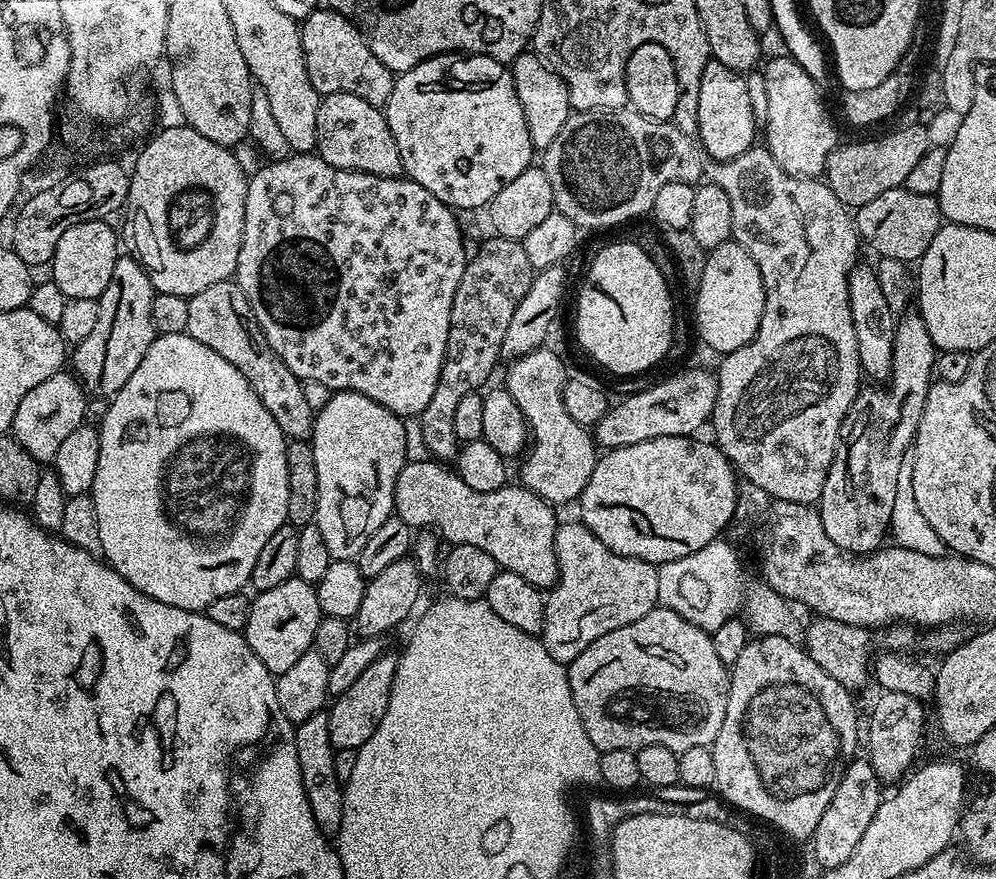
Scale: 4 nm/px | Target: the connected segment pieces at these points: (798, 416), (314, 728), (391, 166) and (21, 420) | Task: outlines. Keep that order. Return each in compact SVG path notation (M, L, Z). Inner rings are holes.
M753 146L738 154L736 160L721 160L707 165L707 179L714 186L722 186L726 195L730 197L730 210L734 217L732 223L732 239L736 240L758 262L758 270L762 274L764 283L764 313L762 322L750 342L738 350L727 353L720 364L720 372L715 373L718 386L718 398L714 402L710 428L716 431L714 443L724 452L726 459L747 483L766 490L766 494L773 501L789 504L815 505L822 494L822 486L826 482L826 474L834 462L836 447L840 444L840 426L844 423L846 414L854 402L856 393L862 387L862 373L858 358L858 338L854 338L854 318L850 318L850 294L848 293L848 275L858 263L856 251L862 248L862 241L856 234L854 216L846 205L830 190L830 186L823 179L806 180L786 174L778 162L769 154L767 147Z
M315 712L308 719L295 727L295 750L298 755L299 774L302 775L302 786L306 791L307 801L310 802L314 822L322 830L324 836L332 838L339 835L344 809L343 783L334 771L335 749L331 744L328 730L328 712Z
M330 94L323 97L318 106L317 130L316 152L323 160L330 162L330 166L375 176L400 176L404 171L398 146L394 142L394 134L390 134L390 126L386 122L383 111L370 106L370 102L357 98L355 94Z
M61 370L54 373L46 382L34 386L22 402L18 402L18 414L14 414L10 432L16 437L35 460L41 462L55 461L58 446L62 446L64 439L78 426L84 423L84 411L89 397L86 389L71 371Z

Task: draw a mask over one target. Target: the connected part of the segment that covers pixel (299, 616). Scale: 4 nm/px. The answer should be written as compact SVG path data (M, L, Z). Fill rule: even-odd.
M293 578L274 586L274 590L255 593L248 605L248 621L242 635L250 650L258 654L262 666L266 666L273 677L278 677L290 670L302 654L313 651L314 634L321 615L315 587L302 579Z

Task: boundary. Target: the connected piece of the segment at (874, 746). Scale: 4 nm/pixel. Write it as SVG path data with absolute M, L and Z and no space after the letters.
M887 690L879 694L881 696L877 698L876 705L868 716L868 728L866 724L866 740L868 736L866 759L874 766L874 774L878 774L878 778L885 785L892 783L895 785L903 781L917 763L916 755L920 752L920 739L924 736L925 705L910 694Z

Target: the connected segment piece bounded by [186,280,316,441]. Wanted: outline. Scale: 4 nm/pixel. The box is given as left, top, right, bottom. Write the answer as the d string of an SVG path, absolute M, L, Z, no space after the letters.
M232 280L214 282L214 286L206 286L206 290L198 290L198 294L188 297L188 305L190 311L186 321L187 335L202 342L202 346L210 346L214 354L222 354L222 358L226 358L226 362L230 362L230 366L234 366L234 370L238 370L238 374L242 374L242 378L250 382L254 394L262 398L262 406L270 410L270 418L278 422L278 430L282 430L288 440L311 441L316 412L310 406L310 402L306 402L304 384L292 373L290 366L286 366L286 362L282 362L282 358L278 358L278 354L270 350L270 342L266 342L262 334L262 326L258 326L254 318L254 310L250 310L250 302L246 302L246 294L242 289Z

